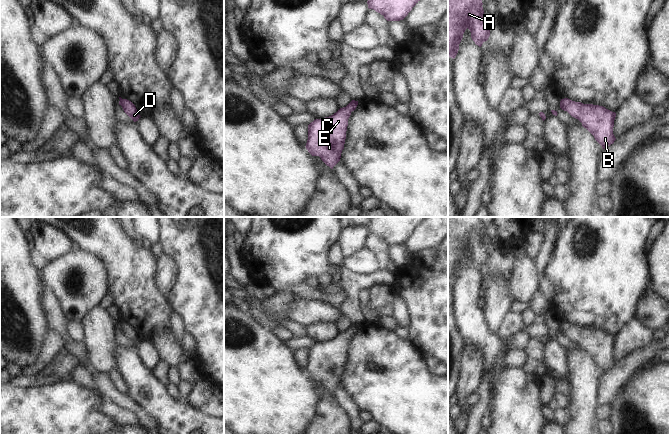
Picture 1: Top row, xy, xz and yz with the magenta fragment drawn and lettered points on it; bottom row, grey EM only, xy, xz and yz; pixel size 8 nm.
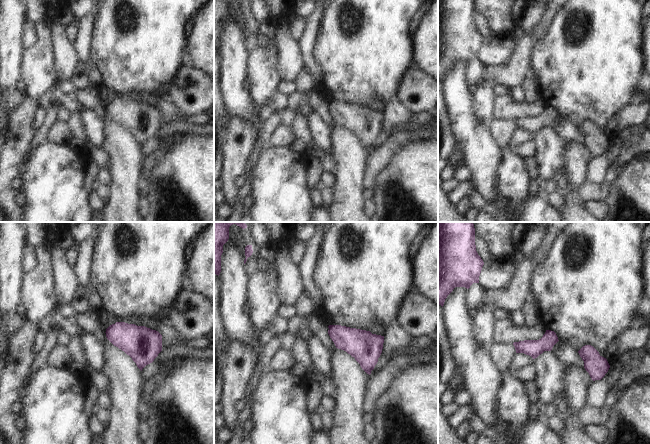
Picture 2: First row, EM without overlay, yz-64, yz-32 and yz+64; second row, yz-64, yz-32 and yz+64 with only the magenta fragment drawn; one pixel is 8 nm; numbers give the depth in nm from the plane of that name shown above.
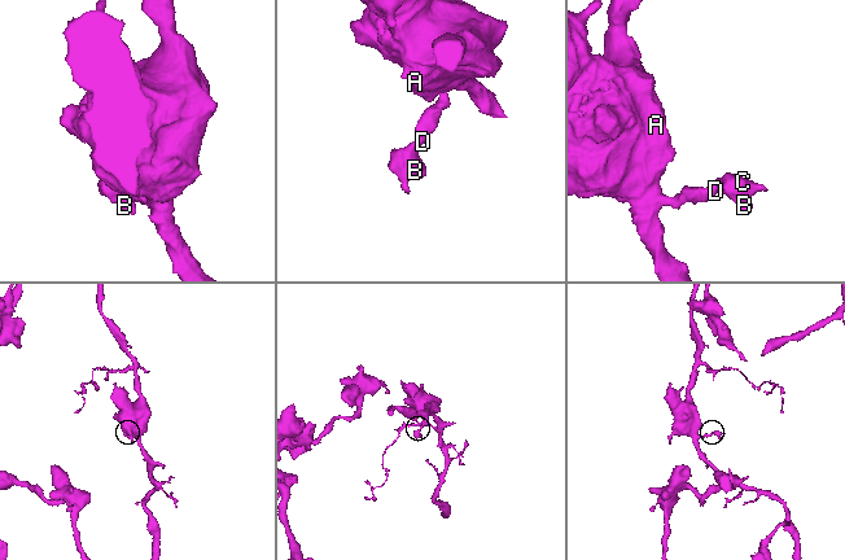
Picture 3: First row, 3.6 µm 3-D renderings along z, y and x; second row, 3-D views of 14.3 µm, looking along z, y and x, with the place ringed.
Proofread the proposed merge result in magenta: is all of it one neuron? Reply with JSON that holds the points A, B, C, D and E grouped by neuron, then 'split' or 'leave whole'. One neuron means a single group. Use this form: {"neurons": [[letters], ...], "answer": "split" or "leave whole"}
{"neurons": [["A", "B", "C", "D", "E"]], "answer": "leave whole"}

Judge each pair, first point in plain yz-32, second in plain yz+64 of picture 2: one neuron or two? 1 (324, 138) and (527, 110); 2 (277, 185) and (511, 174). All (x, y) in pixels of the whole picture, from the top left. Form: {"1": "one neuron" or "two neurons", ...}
{"1": "two neurons", "2": "one neuron"}

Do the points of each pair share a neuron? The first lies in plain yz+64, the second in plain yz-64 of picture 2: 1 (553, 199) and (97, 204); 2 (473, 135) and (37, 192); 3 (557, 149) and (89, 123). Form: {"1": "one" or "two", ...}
{"1": "two", "2": "two", "3": "one"}

